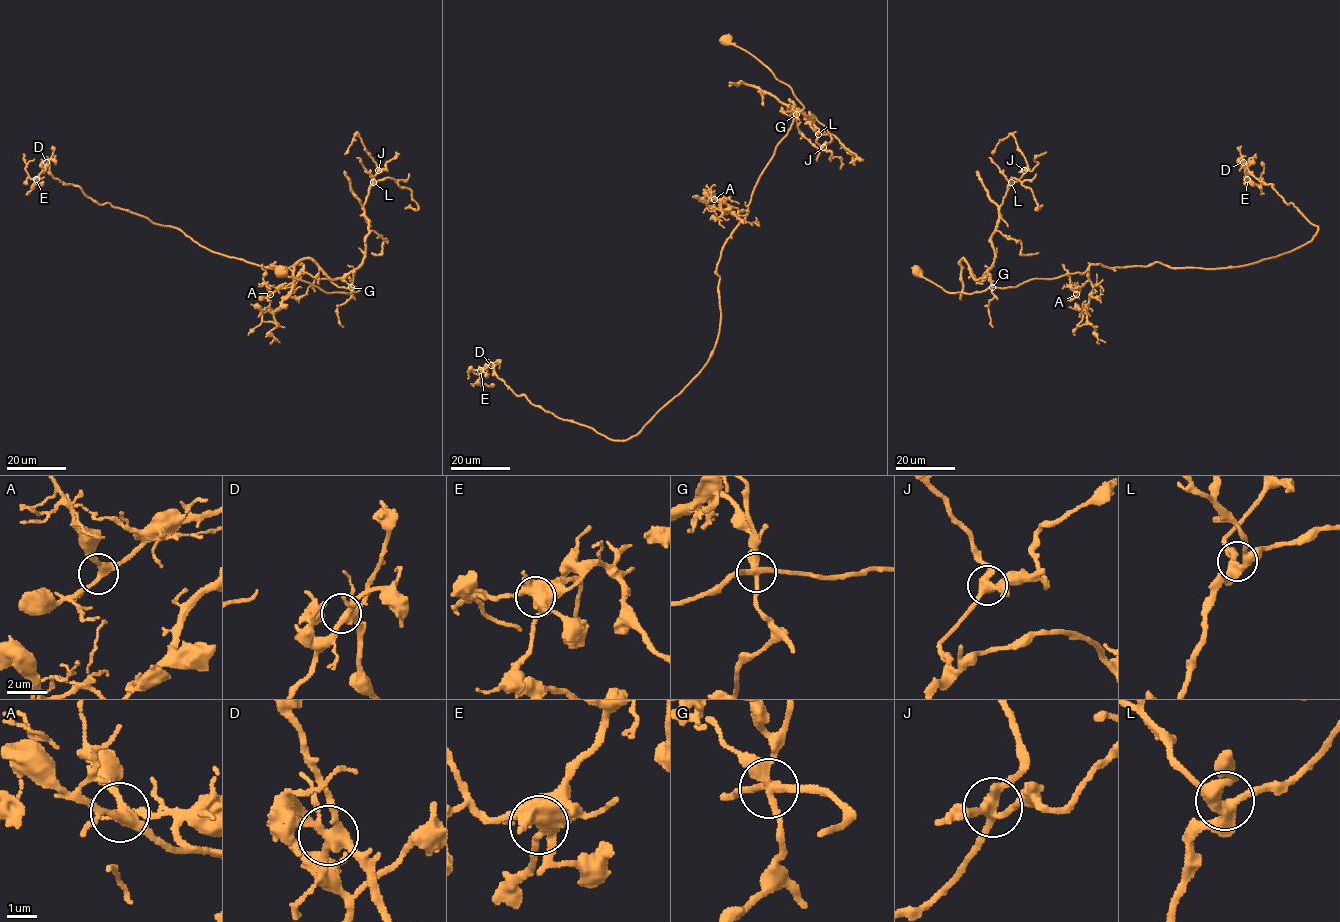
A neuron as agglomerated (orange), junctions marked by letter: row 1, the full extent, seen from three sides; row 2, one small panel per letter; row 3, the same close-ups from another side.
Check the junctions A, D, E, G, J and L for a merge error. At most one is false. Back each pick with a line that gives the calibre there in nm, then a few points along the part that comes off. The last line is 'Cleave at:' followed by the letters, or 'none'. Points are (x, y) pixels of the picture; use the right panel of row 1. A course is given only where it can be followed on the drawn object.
G: 340 nm thick; foreign part runs (992, 287), (991, 235), (1007, 187), (1027, 165), (1010, 134), (993, 154)
Cleave at: G

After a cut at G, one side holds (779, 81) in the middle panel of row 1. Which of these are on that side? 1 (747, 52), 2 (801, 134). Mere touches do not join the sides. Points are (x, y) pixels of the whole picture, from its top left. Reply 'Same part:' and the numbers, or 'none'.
Same part: 1

